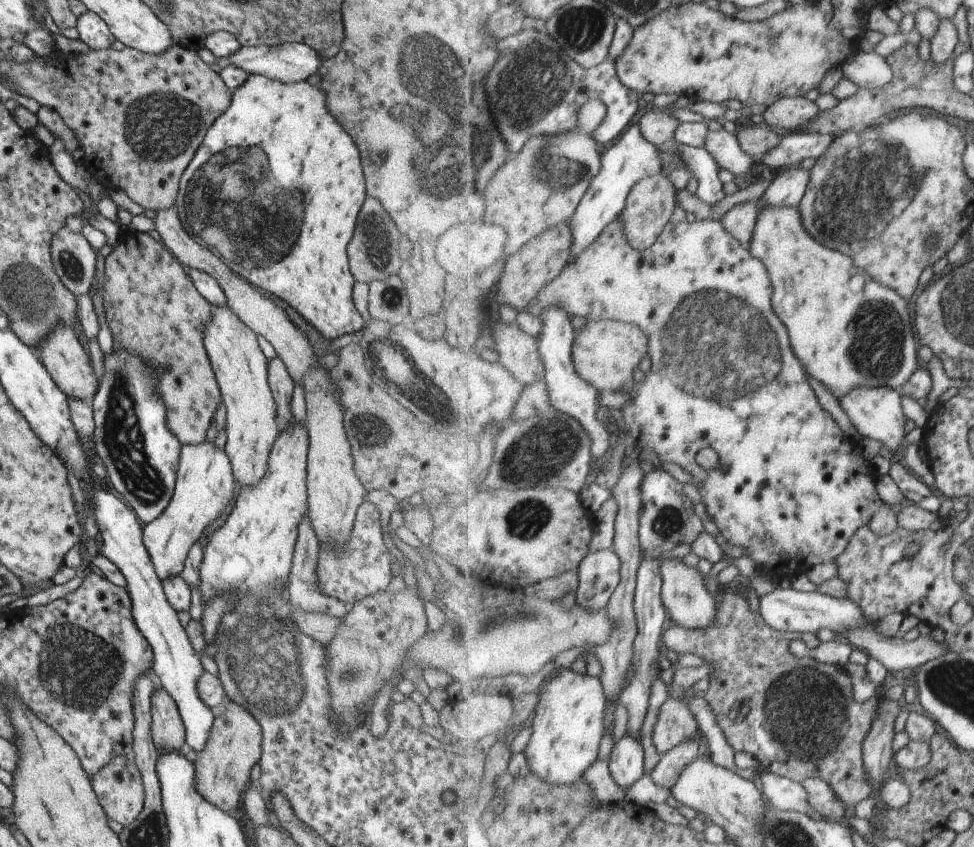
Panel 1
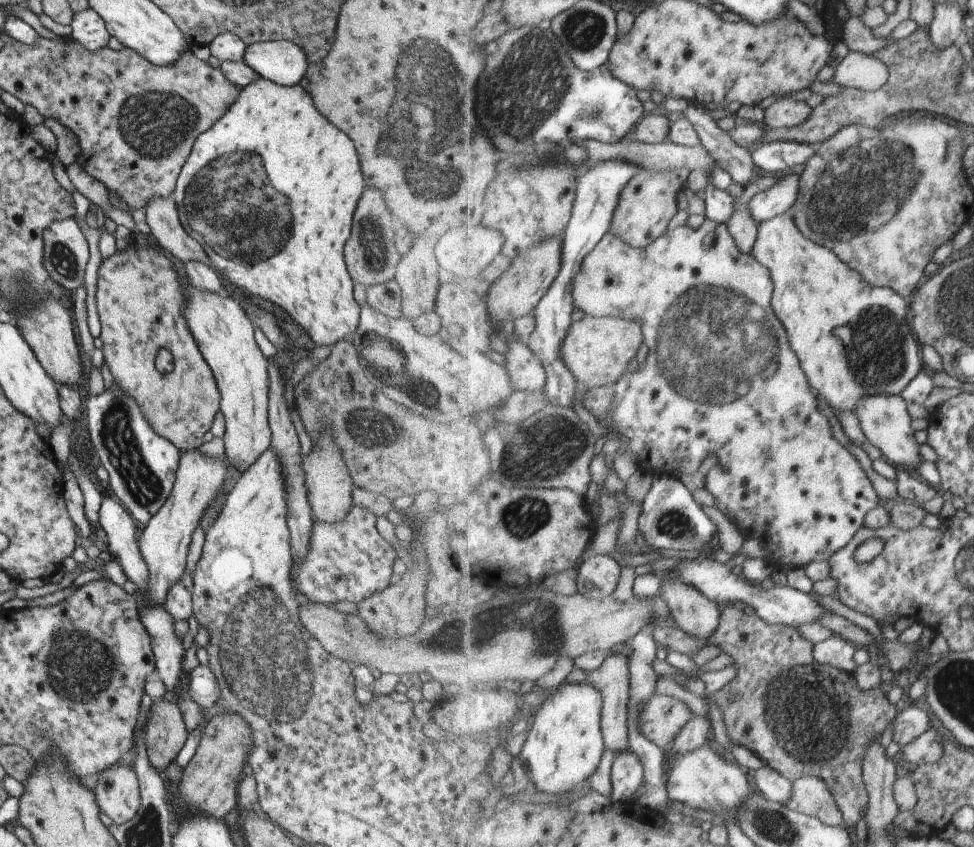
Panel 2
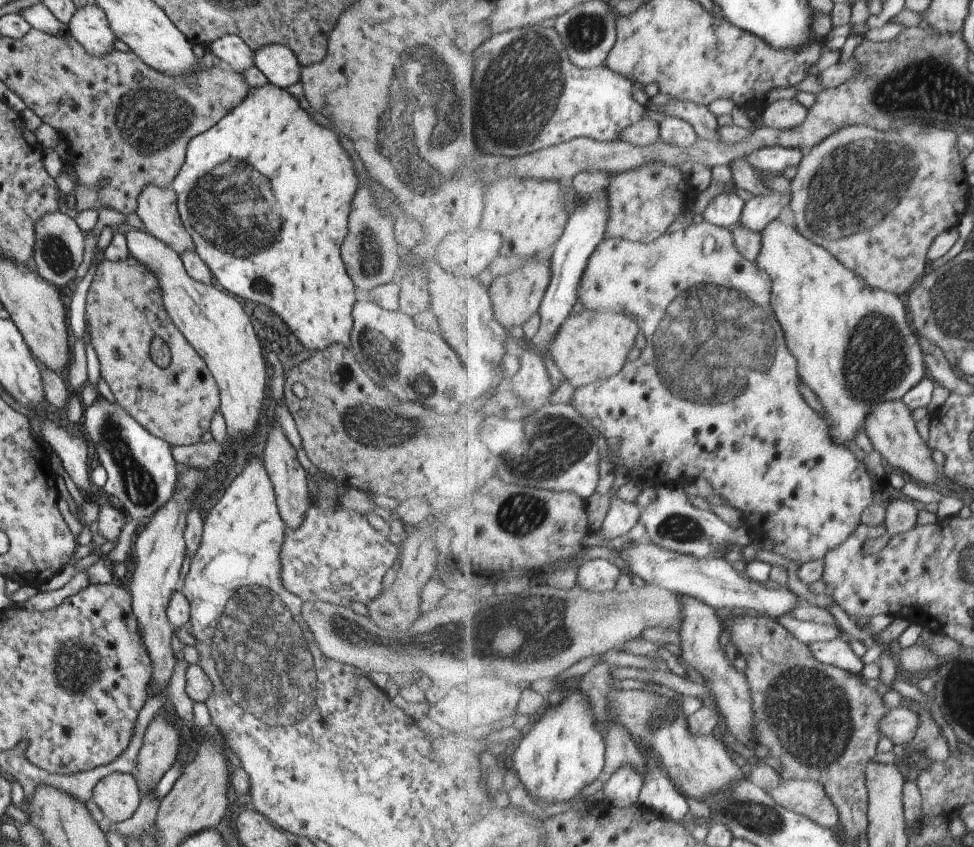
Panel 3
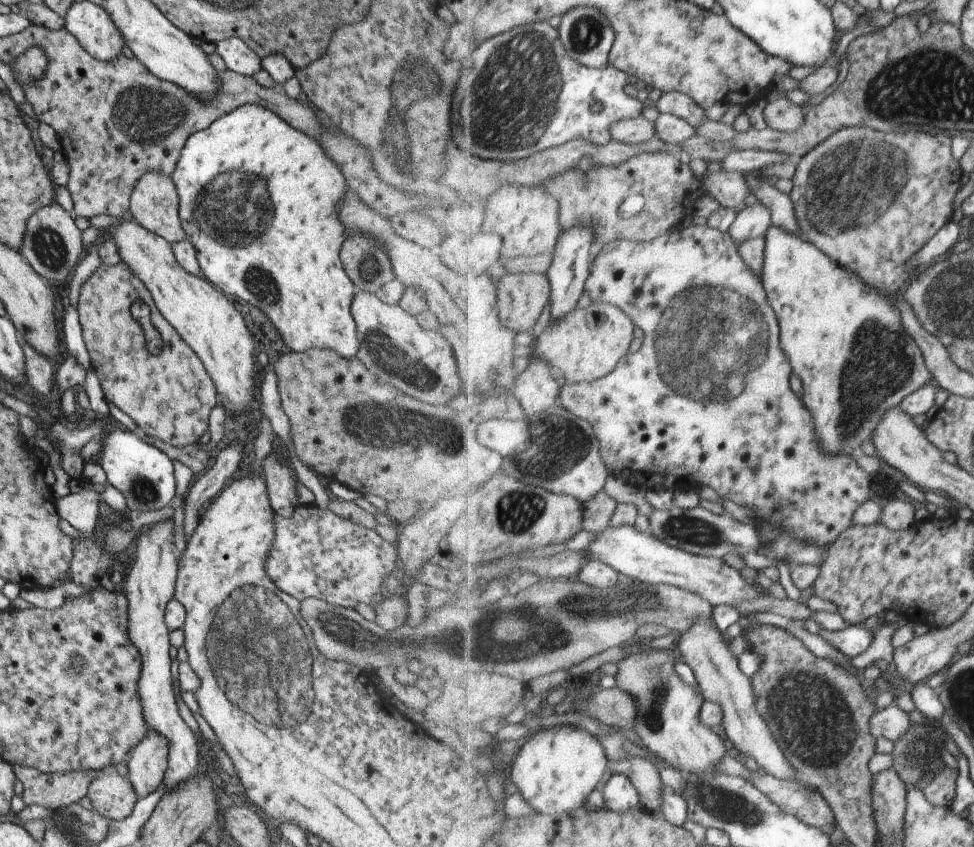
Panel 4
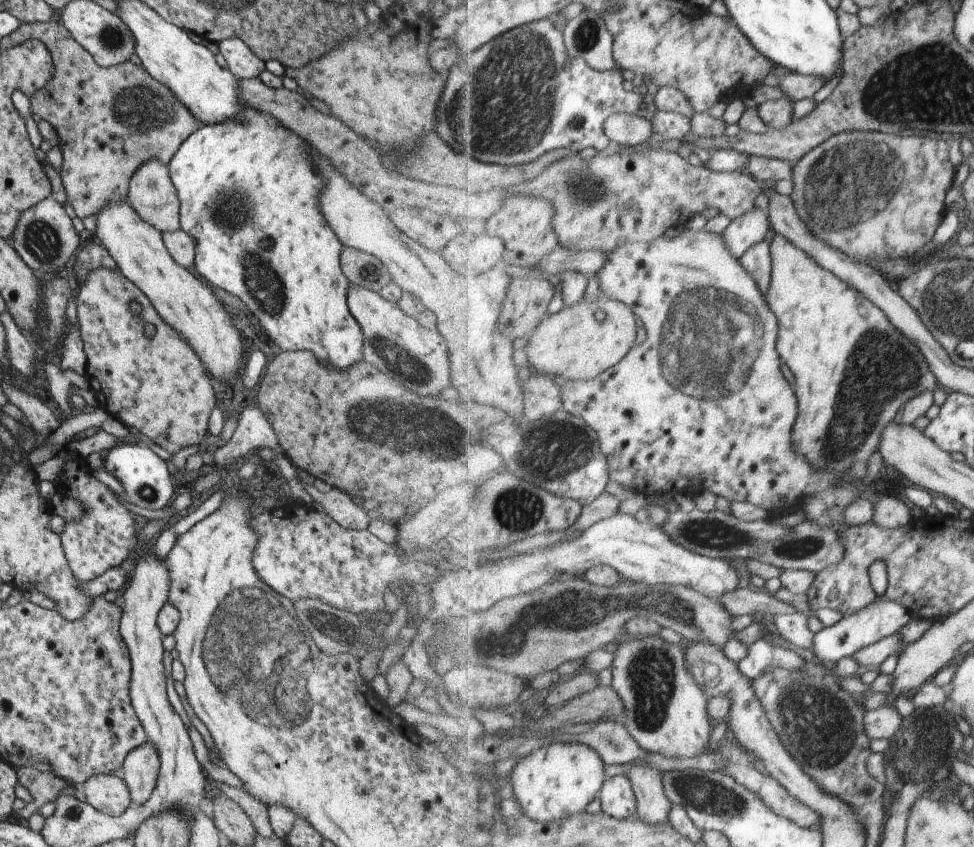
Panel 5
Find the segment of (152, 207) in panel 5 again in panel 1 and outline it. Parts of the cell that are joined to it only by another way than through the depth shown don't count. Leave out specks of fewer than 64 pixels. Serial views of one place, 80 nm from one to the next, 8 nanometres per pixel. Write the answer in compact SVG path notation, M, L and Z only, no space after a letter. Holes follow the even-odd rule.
M175 207L155 212L155 230L171 254L186 270L195 269L207 273L217 281L226 296L226 306L256 336L263 336L271 344L292 381L304 390L304 426L308 430L306 517L319 543L330 543L335 549L345 549L345 544L350 539L356 510L369 491L355 474L350 442L344 431L344 410L340 398L336 395L336 386L328 375L329 371L325 371L317 363L318 357L313 353L307 338L291 323L283 308L277 306L269 296L261 294L253 285L239 278L239 275L231 274L217 255L183 230Z

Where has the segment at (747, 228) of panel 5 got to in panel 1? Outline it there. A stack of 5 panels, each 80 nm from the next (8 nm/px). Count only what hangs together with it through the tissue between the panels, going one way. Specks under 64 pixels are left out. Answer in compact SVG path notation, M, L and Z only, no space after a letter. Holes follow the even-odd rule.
M791 167L771 180L768 188L757 201L759 210L772 206L799 205L810 185L812 172L803 168Z

